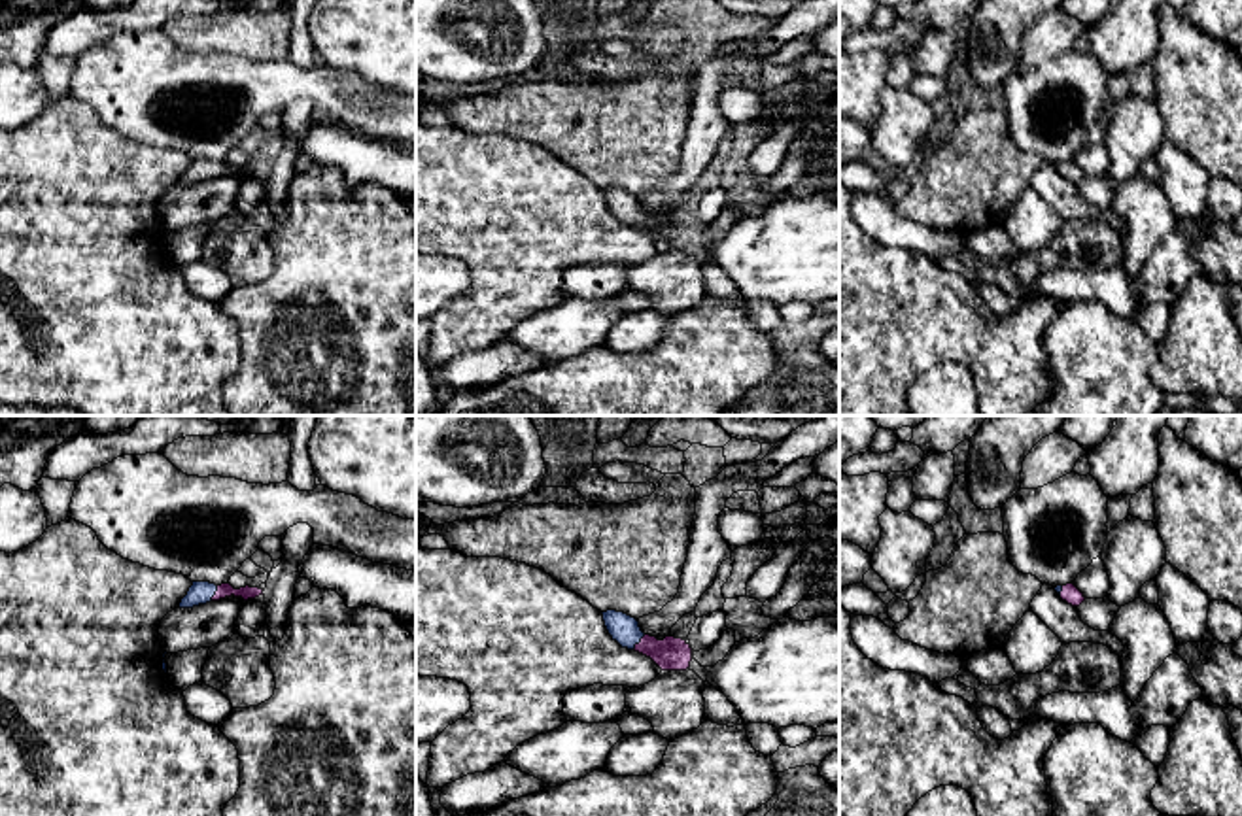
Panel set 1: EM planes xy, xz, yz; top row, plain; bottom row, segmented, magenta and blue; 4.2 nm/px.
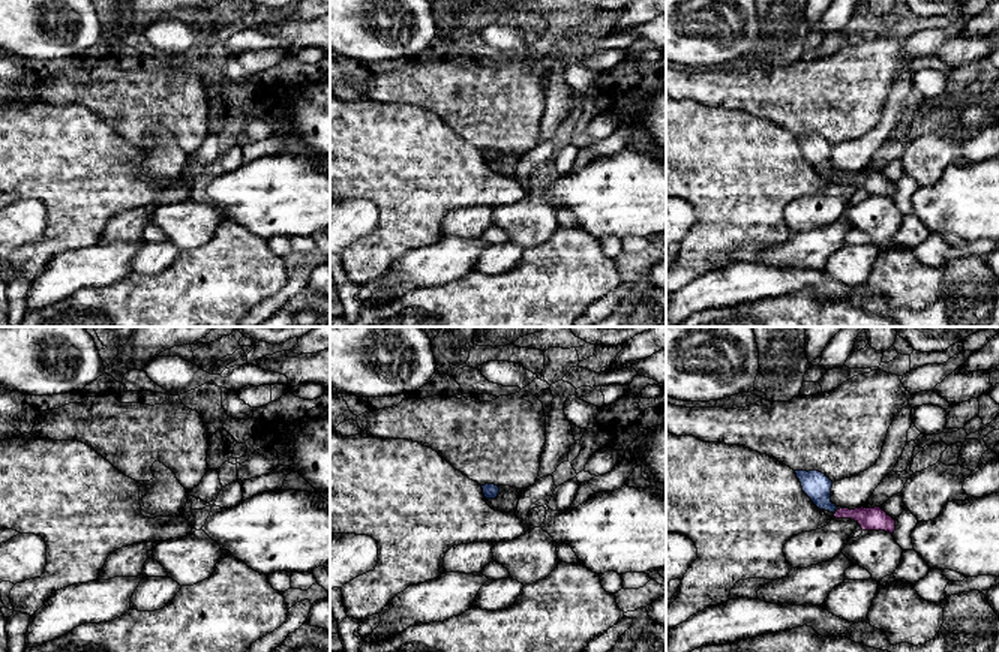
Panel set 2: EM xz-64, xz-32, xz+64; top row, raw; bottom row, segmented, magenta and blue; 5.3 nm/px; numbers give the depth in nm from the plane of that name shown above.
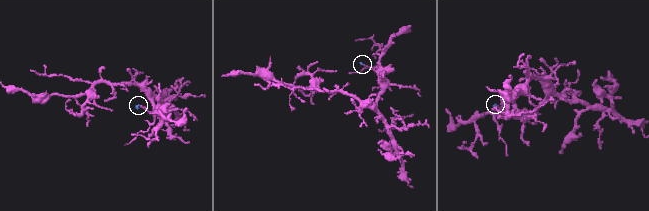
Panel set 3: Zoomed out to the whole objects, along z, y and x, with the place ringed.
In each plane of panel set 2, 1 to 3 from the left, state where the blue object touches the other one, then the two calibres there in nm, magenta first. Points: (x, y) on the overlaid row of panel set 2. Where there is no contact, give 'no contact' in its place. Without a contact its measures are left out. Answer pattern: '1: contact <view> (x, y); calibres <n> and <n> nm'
1: no contact
2: no contact
3: no contact

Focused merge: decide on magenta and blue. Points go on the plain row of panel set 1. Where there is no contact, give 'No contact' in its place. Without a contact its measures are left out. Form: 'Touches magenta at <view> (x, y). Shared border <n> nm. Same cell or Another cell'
Touches magenta at xz (639, 220). Shared border 90 nm. Same cell

